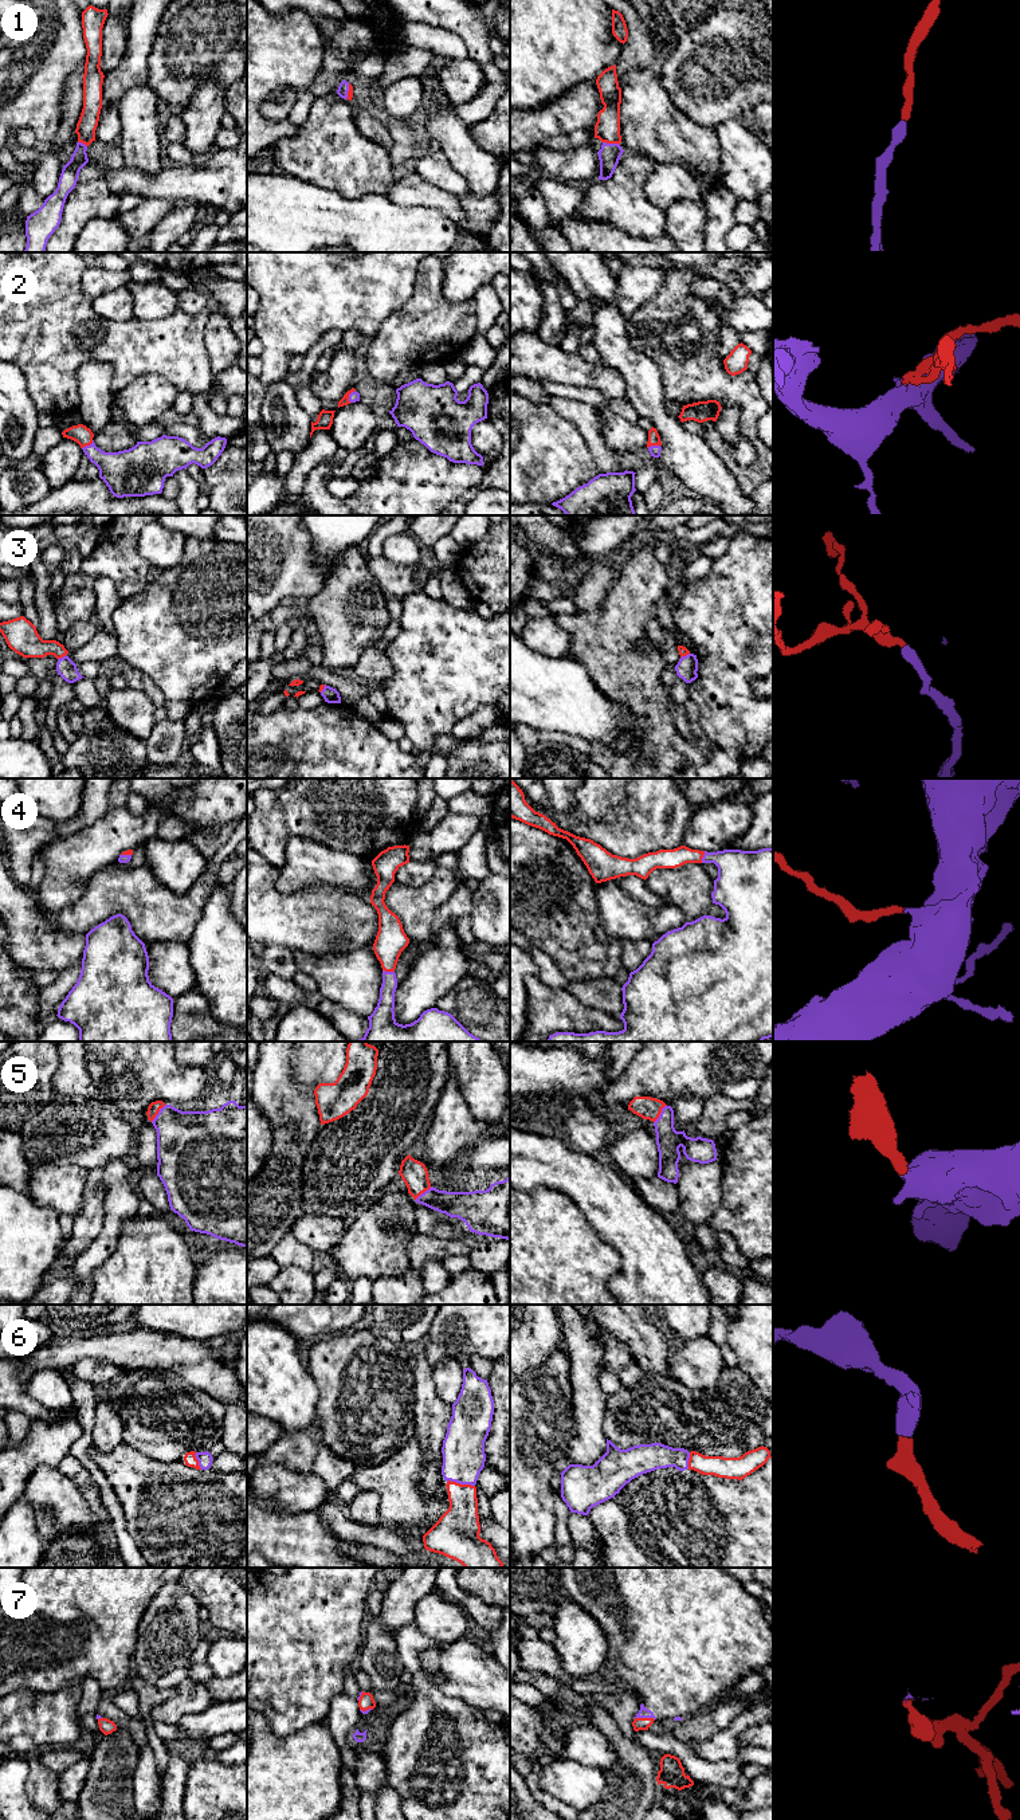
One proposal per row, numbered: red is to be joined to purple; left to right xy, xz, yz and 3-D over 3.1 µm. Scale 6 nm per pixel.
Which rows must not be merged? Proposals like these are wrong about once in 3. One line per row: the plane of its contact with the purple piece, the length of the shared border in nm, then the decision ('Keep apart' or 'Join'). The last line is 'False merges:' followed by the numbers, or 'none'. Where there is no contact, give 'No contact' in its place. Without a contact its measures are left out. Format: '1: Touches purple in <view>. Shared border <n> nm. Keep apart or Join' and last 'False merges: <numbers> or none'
1: Touches purple in yz. Shared border 110 nm. Join
2: Touches purple in xy. Shared border 90 nm. Join
3: Touches purple in xy. Shared border 70 nm. Join
4: Touches purple in xz. Shared border 70 nm. Join
5: Touches purple in xy. Shared border 140 nm. Join
6: Touches purple in xz. Shared border 170 nm. Join
7: Touches purple in yz. Shared border 120 nm. Join
False merges: none

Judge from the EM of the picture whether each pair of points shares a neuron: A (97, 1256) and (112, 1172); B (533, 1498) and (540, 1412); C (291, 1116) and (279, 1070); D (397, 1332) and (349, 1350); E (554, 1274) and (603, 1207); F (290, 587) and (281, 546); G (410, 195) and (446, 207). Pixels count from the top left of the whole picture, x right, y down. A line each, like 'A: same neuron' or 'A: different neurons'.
A: same neuron
B: same neuron
C: same neuron
D: different neurons
E: different neurons
F: same neuron
G: same neuron

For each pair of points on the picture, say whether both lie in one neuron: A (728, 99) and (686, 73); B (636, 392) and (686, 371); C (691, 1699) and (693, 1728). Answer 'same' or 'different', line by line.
A: same
B: different
C: different

